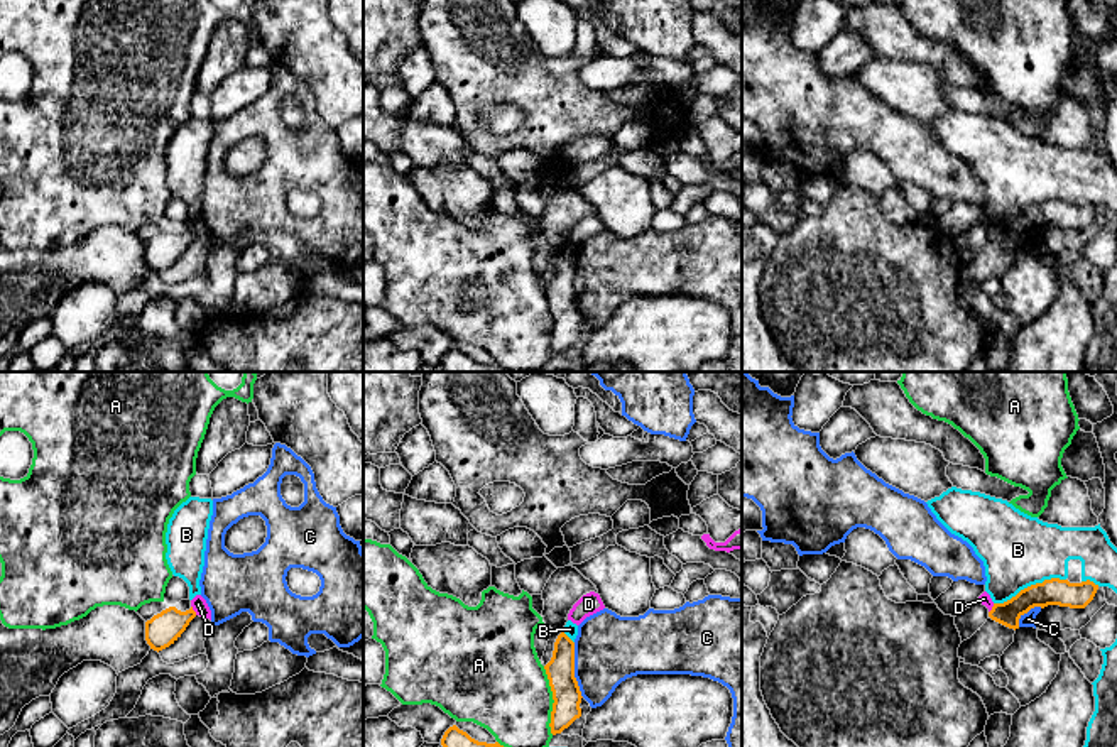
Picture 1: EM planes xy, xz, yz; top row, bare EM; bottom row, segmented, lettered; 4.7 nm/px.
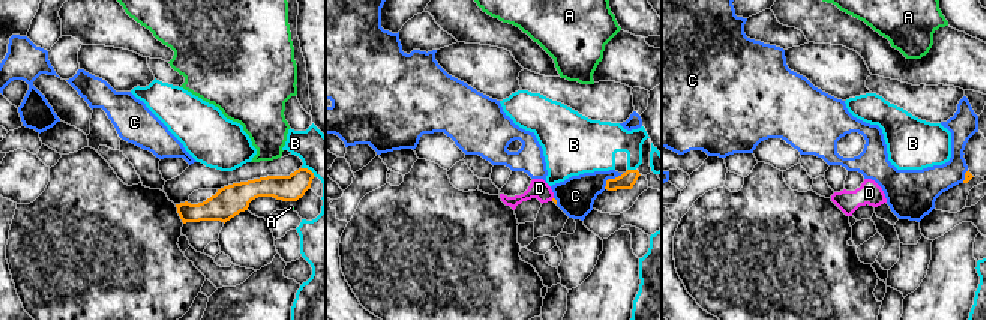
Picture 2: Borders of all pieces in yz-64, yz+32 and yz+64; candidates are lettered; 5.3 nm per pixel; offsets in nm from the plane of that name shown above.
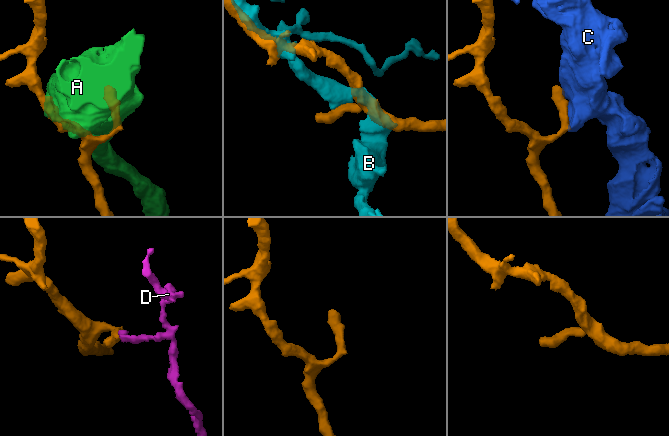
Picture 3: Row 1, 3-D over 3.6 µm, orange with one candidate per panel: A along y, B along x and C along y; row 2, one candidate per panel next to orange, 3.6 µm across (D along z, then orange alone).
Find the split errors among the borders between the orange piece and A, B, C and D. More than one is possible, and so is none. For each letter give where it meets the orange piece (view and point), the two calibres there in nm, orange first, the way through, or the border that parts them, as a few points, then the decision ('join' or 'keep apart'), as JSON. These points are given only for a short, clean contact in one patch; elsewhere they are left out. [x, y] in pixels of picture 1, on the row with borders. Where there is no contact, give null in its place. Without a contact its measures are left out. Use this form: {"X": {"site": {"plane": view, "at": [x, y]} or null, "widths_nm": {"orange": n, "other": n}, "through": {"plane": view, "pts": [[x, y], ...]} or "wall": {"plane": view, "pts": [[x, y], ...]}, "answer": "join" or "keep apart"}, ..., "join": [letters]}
{"A": {"site": {"plane": "xz", "at": [553, 698]}, "widths_nm": {"orange": 140, "other": 420}, "answer": "keep apart"}, "B": {"site": {"plane": "yz", "at": [1031, 585]}, "widths_nm": {"orange": 130, "other": 340}, "answer": "keep apart"}, "C": {"site": {"plane": "xz", "at": [573, 670]}, "widths_nm": {"orange": 140, "other": 320}, "answer": "keep apart"}, "D": {"site": {"plane": "xy", "at": [193, 610]}, "widths_nm": {"orange": 160, "other": 70}, "wall": {"plane": "xy", "pts": [[191, 605], [196, 614]]}, "answer": "keep apart"}, "join": []}

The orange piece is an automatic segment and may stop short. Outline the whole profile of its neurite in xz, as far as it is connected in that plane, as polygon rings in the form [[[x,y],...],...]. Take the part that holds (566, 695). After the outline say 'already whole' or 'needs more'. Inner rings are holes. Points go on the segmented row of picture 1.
[[[558,635],[551,661],[544,666],[553,691],[551,733],[561,733],[581,717],[581,691],[575,678],[575,642]]]; already whole

